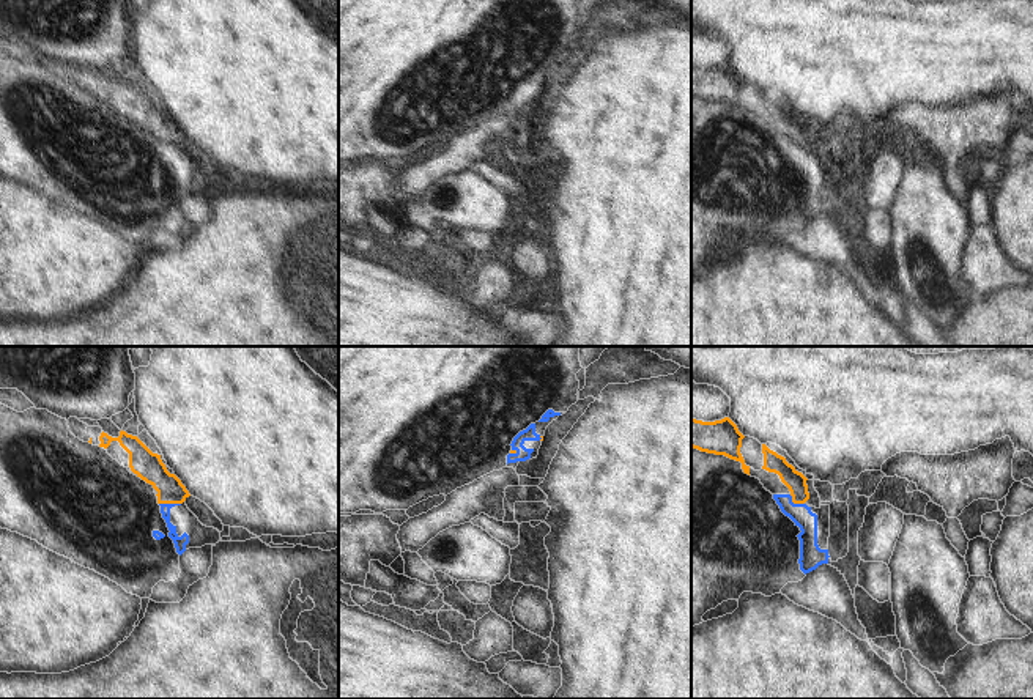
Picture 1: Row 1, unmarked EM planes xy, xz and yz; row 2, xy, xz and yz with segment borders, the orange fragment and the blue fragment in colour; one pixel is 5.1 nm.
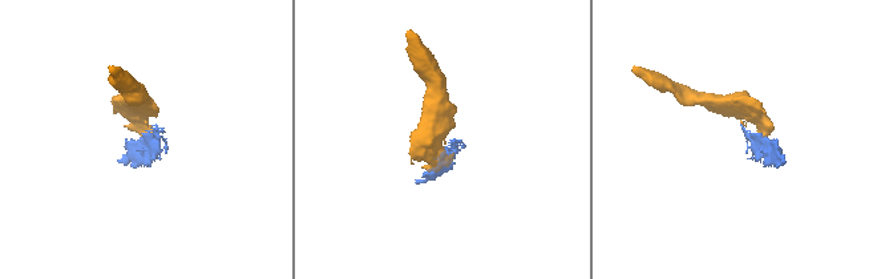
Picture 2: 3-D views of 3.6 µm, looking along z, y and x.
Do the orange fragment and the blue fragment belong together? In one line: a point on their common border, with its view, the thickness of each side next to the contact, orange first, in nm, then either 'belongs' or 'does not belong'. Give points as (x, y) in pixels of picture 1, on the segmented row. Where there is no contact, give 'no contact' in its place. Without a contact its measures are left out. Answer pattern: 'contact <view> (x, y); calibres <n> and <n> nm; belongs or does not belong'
contact xy (170, 502); calibres 150 and 60 nm; does not belong

